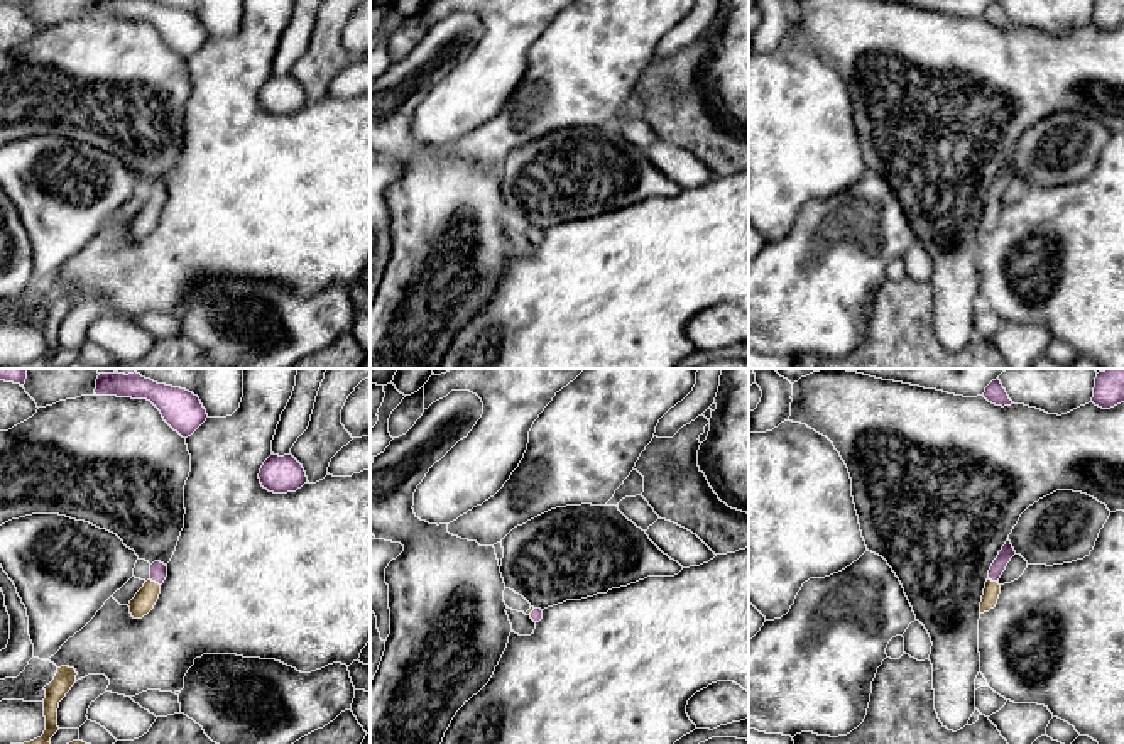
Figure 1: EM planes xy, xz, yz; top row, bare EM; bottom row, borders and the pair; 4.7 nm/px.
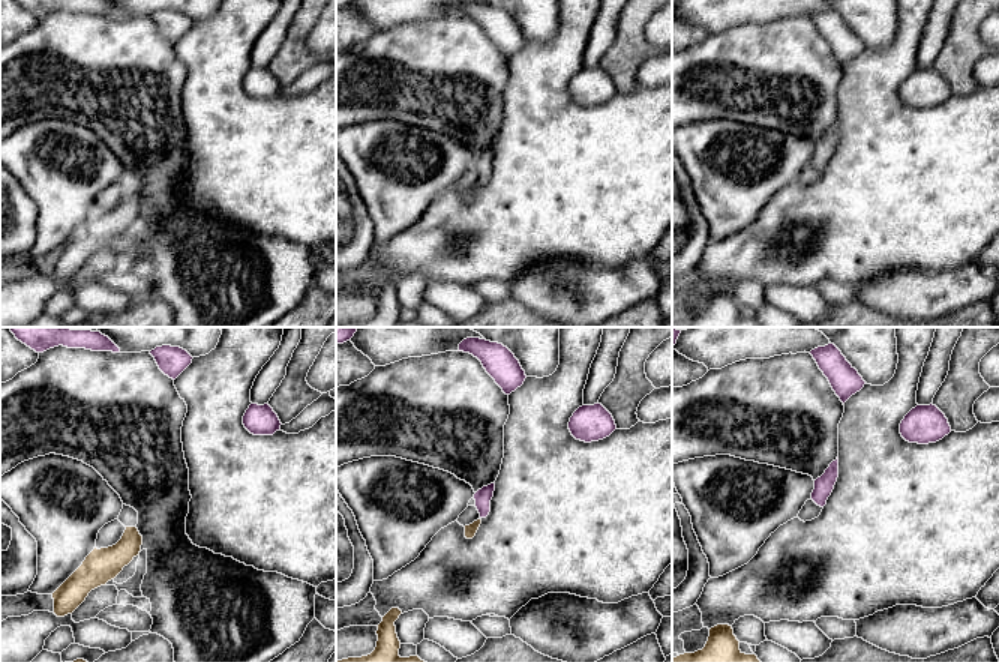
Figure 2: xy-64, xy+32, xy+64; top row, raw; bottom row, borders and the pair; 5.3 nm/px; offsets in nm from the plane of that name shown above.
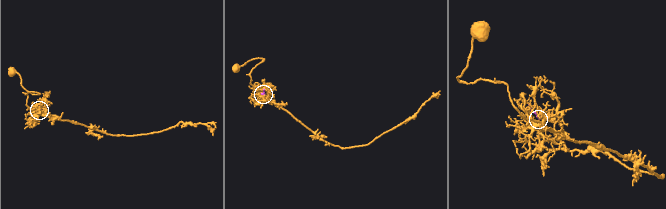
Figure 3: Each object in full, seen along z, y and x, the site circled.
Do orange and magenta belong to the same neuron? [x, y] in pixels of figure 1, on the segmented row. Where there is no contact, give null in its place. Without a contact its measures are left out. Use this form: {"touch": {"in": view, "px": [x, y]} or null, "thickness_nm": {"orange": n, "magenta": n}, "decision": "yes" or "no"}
{"touch": {"in": "xy", "px": [154, 582]}, "thickness_nm": {"orange": 110, "magenta": 80}, "decision": "yes"}

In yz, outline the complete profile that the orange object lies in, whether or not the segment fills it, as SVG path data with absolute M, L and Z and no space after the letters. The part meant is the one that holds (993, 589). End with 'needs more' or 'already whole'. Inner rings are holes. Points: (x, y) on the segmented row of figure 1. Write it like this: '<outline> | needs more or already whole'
M1007 538L1006 544L999 551L997 558L994 560L989 570L989 580L985 582L985 588L980 602L980 614L989 612L990 609L996 607L1001 594L1001 585L997 582L1014 555L1016 551Z | needs more

